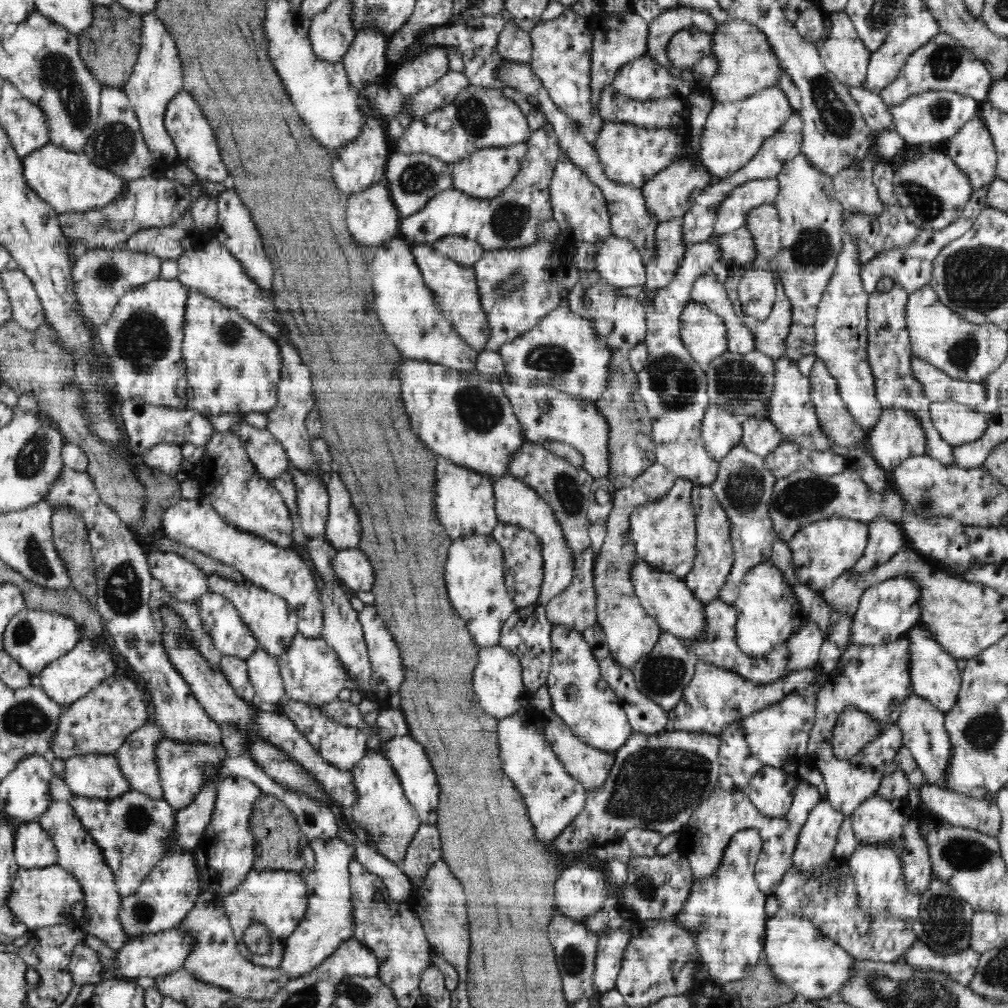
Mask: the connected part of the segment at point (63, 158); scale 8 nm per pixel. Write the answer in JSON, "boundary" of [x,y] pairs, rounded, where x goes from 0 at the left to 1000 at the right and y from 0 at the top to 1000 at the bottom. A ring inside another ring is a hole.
{"boundary":[[[52,141],[27,153],[22,160],[28,185],[57,211],[101,207],[121,196],[122,188],[126,187],[125,177],[91,163],[84,151],[67,150]]]}

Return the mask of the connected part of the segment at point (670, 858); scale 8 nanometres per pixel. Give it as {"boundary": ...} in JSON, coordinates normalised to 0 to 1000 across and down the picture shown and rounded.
{"boundary":[[[669,844],[662,849],[626,848],[621,858],[622,873],[611,880],[610,889],[621,901],[636,913],[668,913],[673,904],[679,900],[681,891],[689,875],[685,854]]]}

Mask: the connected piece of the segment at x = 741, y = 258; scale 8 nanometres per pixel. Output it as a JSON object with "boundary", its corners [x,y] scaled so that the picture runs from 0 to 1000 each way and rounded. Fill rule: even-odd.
{"boundary":[[[740,223],[722,232],[707,231],[704,236],[714,243],[714,251],[725,266],[739,264],[750,256],[746,231],[742,230]]]}

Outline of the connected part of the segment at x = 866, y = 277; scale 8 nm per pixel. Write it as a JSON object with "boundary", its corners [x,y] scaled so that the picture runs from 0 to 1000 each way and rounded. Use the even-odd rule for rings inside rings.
{"boundary":[[[980,184],[965,188],[962,199],[954,210],[954,215],[942,224],[928,229],[912,227],[912,233],[906,238],[906,241],[898,245],[876,248],[858,261],[854,261],[853,274],[856,287],[861,292],[867,290],[873,275],[883,275],[887,279],[887,284],[895,285],[901,292],[905,292],[915,284],[921,283],[925,278],[926,258],[938,243],[954,234],[968,220],[968,216],[972,214],[975,206],[981,205],[979,195]]]}

